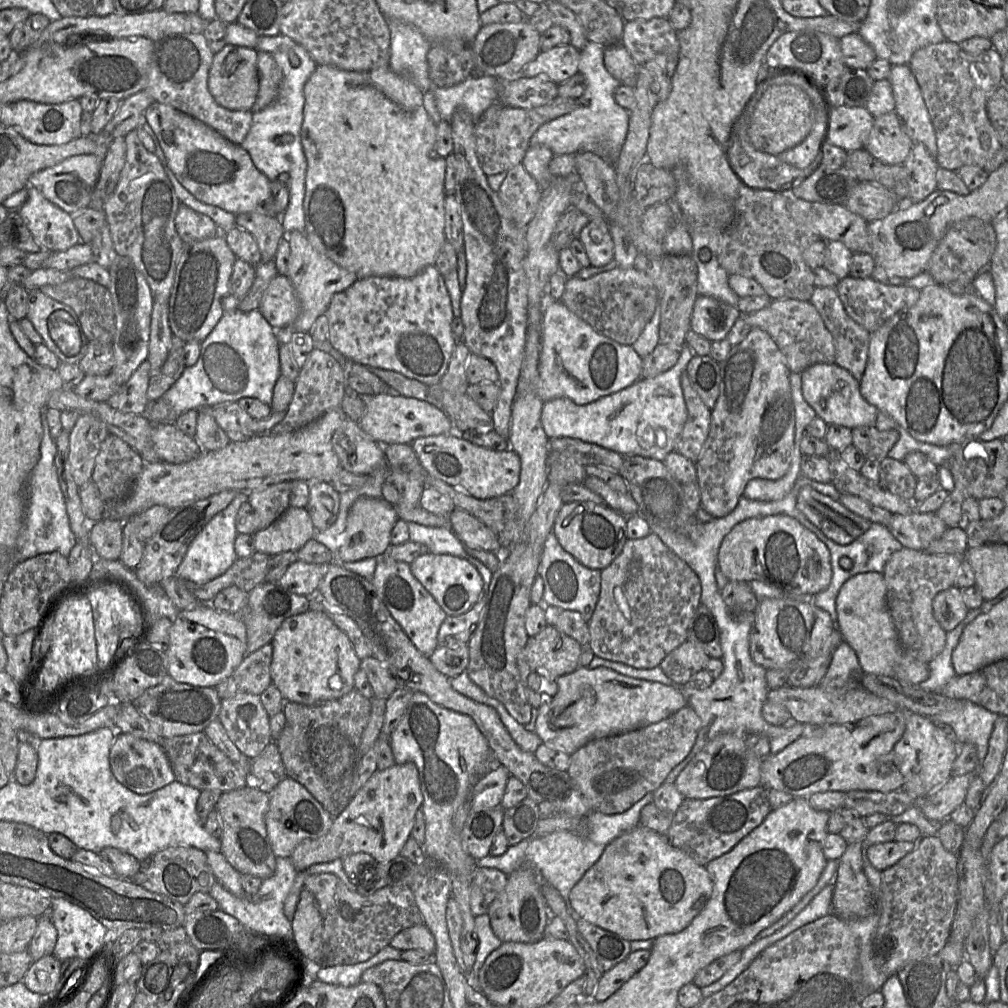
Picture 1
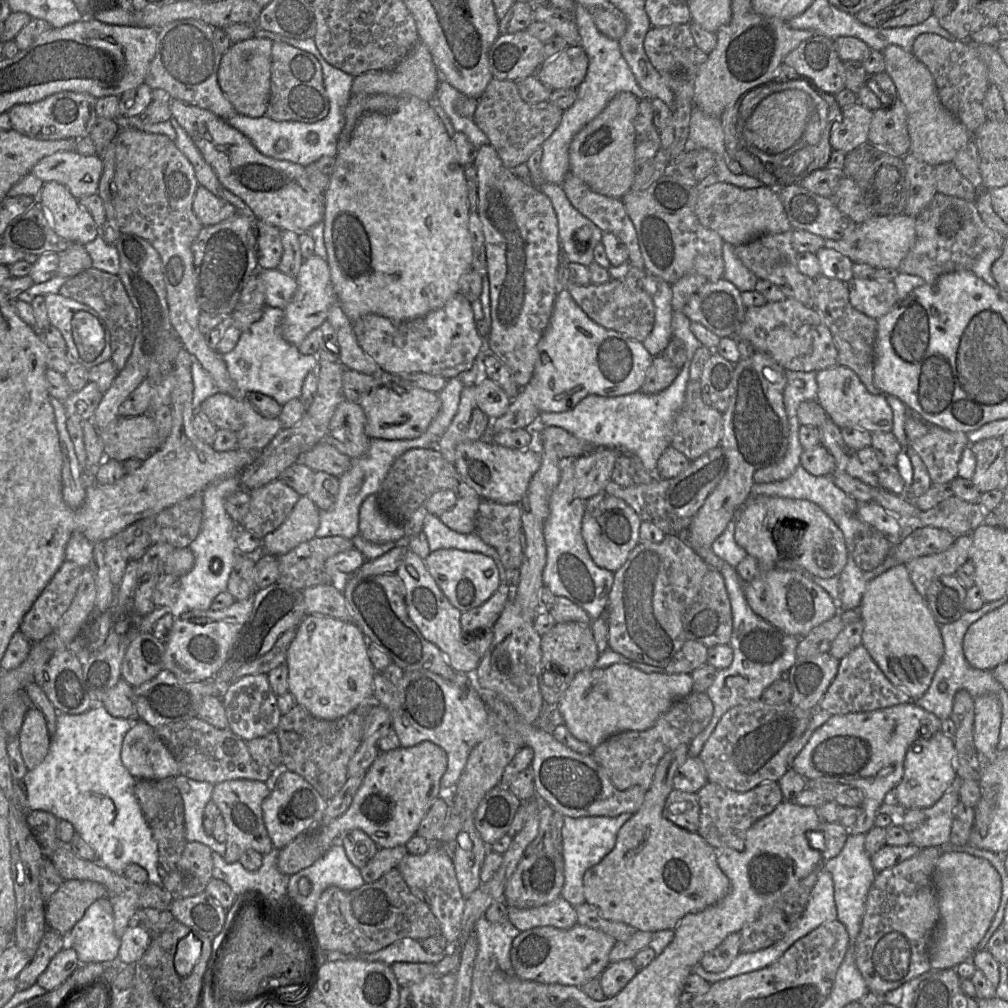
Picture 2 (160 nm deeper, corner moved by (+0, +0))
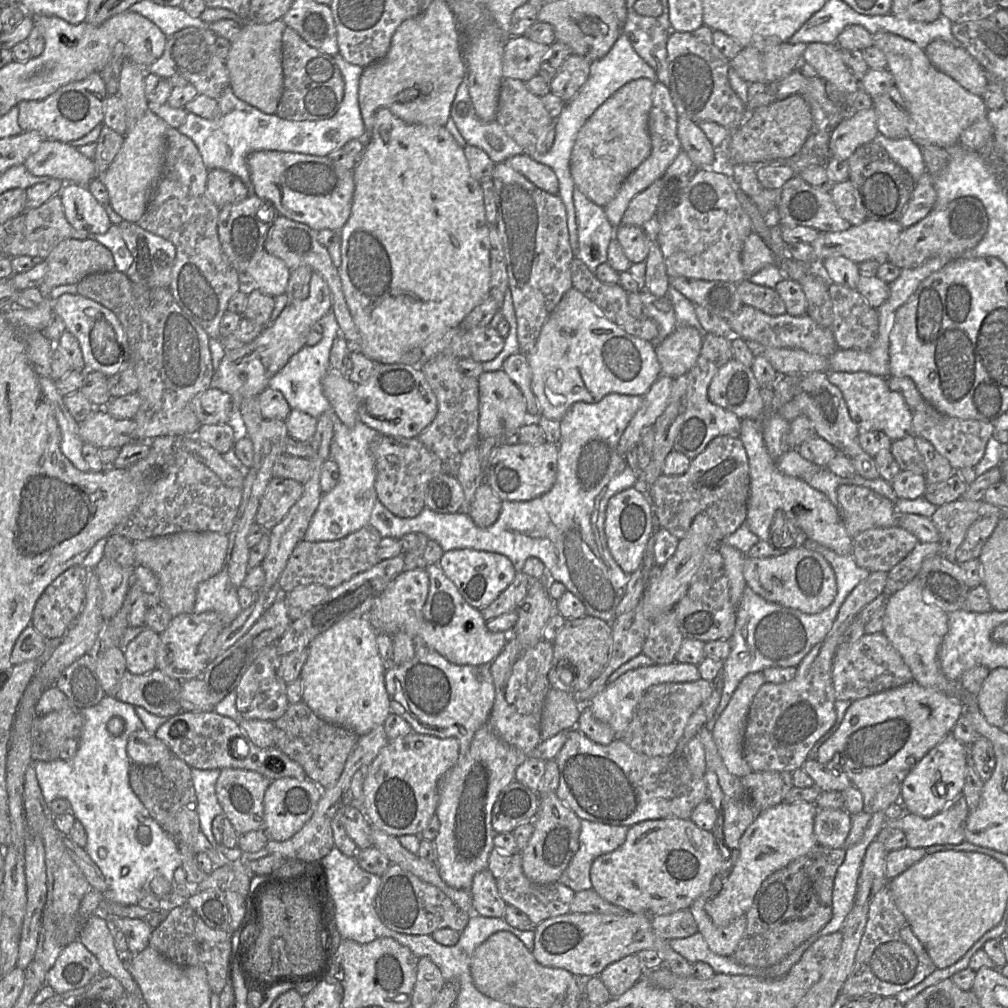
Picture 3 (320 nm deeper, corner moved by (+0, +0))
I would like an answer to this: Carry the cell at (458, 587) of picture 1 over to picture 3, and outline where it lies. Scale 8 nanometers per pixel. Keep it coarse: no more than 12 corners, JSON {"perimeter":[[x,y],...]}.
{"perimeter":[[458,549],[439,565],[464,600],[489,606],[516,570],[504,555]]}

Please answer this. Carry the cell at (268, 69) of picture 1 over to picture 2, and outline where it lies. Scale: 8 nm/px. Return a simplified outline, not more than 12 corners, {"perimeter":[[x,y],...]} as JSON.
{"perimeter":[[274,42],[265,116],[314,123],[330,102],[317,57]]}

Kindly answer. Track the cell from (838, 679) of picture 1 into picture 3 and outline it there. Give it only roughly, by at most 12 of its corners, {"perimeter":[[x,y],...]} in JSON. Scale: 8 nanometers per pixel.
{"perimeter":[[882,633],[838,645],[836,701],[912,682]]}

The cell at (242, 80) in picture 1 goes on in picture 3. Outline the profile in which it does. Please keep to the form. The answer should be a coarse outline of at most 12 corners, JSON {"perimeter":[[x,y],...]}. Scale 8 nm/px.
{"perimeter":[[282,19],[247,22],[225,66],[242,101],[276,114]]}

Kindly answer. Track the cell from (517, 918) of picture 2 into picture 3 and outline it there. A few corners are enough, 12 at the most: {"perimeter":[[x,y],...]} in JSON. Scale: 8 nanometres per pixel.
{"perimeter":[[517,851],[496,880],[502,899],[534,925],[570,913],[575,892],[529,880]]}

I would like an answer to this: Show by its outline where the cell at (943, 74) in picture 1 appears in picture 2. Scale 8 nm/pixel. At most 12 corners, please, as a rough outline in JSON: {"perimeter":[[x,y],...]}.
{"perimeter":[[919,35],[911,52],[974,135],[990,83],[967,41]]}

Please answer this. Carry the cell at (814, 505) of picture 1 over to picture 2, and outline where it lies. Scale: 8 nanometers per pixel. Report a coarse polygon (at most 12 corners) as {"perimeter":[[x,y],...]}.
{"perimeter":[[858,503],[856,515],[892,543],[901,521],[878,503]]}

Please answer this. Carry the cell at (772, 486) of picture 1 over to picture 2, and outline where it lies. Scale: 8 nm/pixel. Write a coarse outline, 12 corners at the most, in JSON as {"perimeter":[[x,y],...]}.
{"perimeter":[[790,430],[787,451],[775,465],[757,470],[756,484],[788,478],[804,450],[799,433]]}

